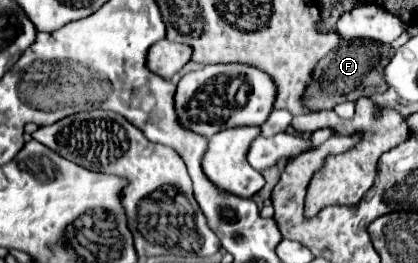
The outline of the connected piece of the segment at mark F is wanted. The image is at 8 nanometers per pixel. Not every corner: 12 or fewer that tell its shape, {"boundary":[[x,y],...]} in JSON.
{"boundary":[[344,40],[318,62],[308,108],[388,90],[390,44]]}

